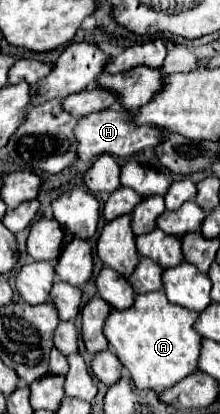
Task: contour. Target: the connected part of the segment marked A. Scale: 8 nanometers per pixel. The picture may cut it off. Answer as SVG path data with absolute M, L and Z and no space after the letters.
M163 290L147 292L143 296L135 294L135 304L131 308L125 308L123 312L113 308L109 312L103 332L115 356L129 370L135 386L161 392L197 370L201 348L201 336L193 328L197 316L197 312L171 304Z

